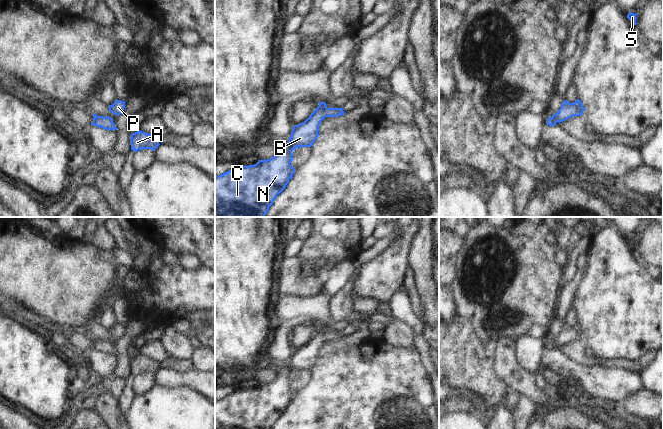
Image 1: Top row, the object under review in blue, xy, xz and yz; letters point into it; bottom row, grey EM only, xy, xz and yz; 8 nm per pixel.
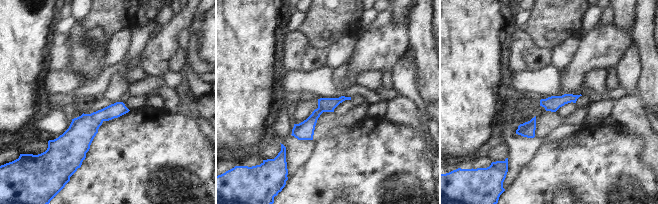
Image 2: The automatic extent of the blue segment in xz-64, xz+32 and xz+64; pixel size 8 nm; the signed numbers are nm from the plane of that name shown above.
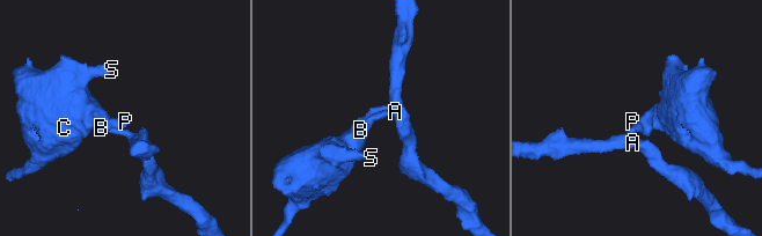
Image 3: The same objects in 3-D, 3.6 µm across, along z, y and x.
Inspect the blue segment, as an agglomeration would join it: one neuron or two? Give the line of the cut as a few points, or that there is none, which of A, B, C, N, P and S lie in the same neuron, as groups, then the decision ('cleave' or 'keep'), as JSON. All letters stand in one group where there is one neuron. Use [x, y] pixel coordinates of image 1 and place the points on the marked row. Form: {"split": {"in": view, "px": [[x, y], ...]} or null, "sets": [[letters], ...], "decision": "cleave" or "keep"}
{"split": {"in": "yz", "px": [[552, 115], [557, 121]]}, "sets": [["A"], ["B", "C", "N", "P", "S"]], "decision": "cleave"}

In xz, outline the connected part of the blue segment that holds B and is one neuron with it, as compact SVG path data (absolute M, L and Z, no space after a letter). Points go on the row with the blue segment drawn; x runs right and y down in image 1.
M317 107L310 116L302 123L294 125L288 142L275 140L276 154L267 160L259 160L254 165L234 166L231 170L215 177L215 217L265 217L274 199L280 194L292 178L295 169L290 165L292 151L298 147L310 147L318 137L318 127L325 117L337 117L344 114L342 108L327 108L325 110Z

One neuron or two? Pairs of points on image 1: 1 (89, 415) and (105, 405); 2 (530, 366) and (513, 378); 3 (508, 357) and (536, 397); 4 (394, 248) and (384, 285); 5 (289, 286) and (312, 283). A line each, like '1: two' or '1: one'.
1: two
2: two
3: one
4: one
5: one

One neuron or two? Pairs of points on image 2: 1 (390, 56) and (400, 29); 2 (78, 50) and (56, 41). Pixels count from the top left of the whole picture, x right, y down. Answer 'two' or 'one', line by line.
1: one
2: two

